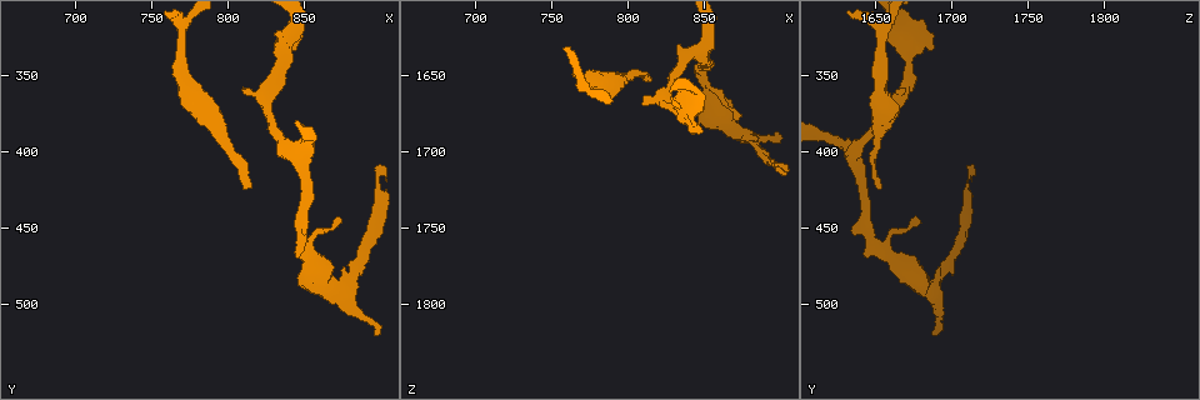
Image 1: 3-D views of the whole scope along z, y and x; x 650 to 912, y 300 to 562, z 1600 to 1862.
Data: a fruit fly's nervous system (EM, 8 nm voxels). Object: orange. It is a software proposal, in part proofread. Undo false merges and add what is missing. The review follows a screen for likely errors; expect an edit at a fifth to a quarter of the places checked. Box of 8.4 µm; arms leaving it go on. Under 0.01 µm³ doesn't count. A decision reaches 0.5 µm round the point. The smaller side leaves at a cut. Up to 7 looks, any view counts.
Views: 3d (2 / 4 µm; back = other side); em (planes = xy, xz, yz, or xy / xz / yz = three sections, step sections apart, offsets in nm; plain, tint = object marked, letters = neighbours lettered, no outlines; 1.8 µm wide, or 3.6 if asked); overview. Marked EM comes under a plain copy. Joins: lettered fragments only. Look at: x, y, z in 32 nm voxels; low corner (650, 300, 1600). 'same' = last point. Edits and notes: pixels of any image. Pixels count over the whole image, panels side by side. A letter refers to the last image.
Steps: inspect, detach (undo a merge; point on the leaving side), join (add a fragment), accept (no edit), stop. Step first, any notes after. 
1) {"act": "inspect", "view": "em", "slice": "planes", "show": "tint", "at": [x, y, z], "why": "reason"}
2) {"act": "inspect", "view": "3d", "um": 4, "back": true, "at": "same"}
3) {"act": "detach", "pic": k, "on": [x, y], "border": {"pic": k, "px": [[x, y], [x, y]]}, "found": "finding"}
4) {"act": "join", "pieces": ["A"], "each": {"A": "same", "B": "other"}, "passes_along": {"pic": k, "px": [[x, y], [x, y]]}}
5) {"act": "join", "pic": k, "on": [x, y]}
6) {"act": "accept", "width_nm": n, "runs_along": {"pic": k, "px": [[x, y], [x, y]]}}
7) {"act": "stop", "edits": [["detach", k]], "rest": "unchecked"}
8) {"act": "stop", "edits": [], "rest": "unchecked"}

{"act": "inspect", "view": "3d", "um": 4, "at": [858, 476, 1670], "why": "thick turns thin"}

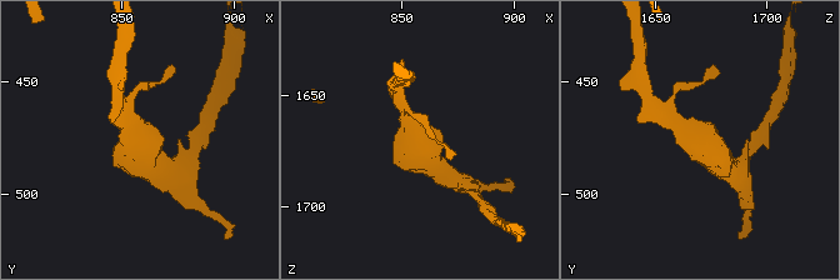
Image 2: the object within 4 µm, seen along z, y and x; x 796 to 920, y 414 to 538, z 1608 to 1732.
{"act": "inspect", "view": "em", "um": 3.6, "slice": "xy", "step": 8, "show": "tint", "at": [859, 476, 1670], "arms": 3}

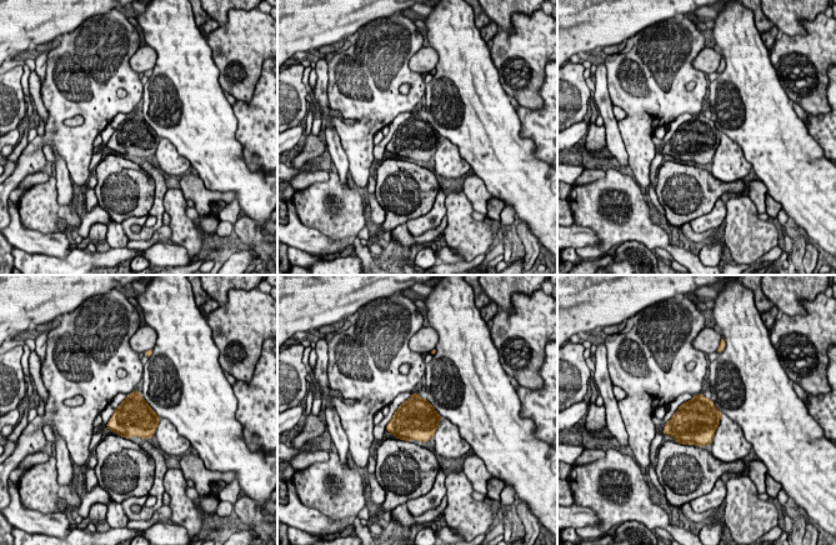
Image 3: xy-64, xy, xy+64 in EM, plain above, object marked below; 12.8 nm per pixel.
{"act": "inspect", "view": "em", "um": 3.6, "slice": "planes", "show": "letters", "at": "same", "why": "cut it another way"}

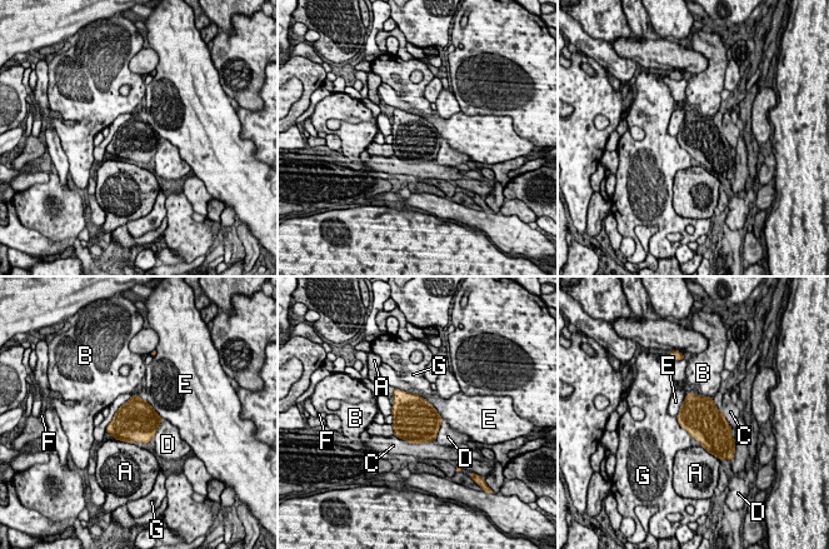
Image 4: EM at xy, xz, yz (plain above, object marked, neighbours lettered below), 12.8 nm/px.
{"act": "accept", "each": {"A": "other", "B": "other", "C": "other", "D": "other", "E": "other", "F": "other", "G": "other"}, "border": {"pic": 4, "px": [[417, 394], [422, 395], [443, 419]]}, "found": "continuous, no second neuron"}

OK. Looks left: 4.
{"act": "inspect", "view": "3d", "um": 4, "at": [810, 422, 1650], "why": "an open end"}

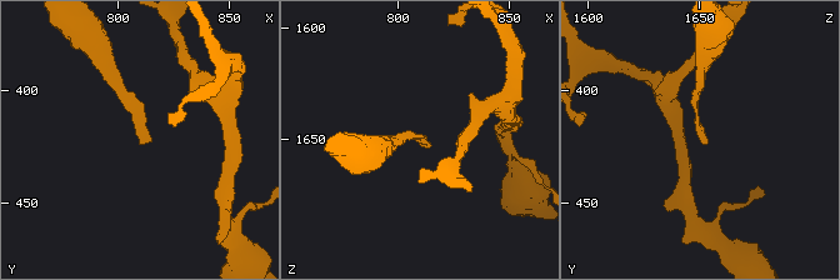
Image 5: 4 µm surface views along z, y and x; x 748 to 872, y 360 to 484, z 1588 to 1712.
{"act": "inspect", "view": "em", "slice": "planes", "show": "letters", "at": [809, 424, 1652], "why": "now the EM"}

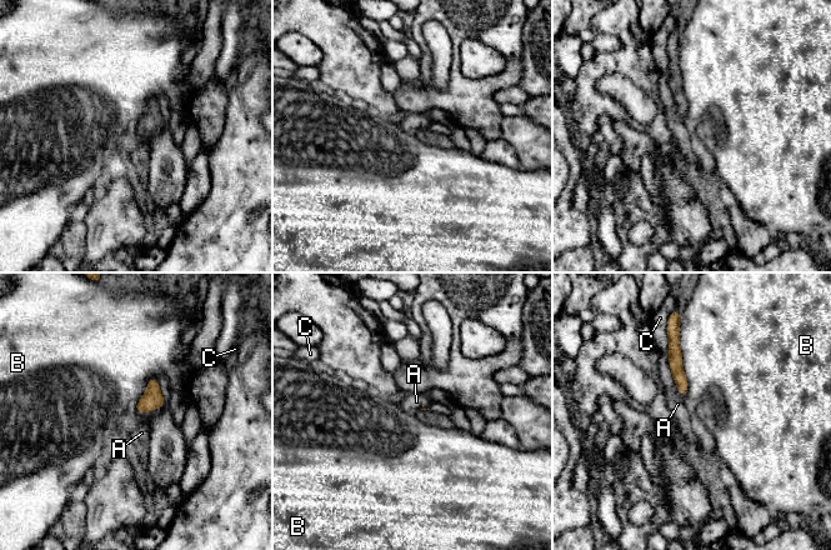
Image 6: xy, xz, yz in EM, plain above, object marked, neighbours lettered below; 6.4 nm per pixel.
{"act": "join", "pieces": ["A"], "each": {"A": "same", "B": "other", "C": "other"}, "passes_along": {"pic": 6, "px": [[675, 354], [672, 375], [677, 404]]}, "found": "it goes on there"}

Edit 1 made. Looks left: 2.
{"act": "inspect", "view": "em", "slice": "planes", "show": "letters", "at": [842, 334, 1688], "why": "an open end"}

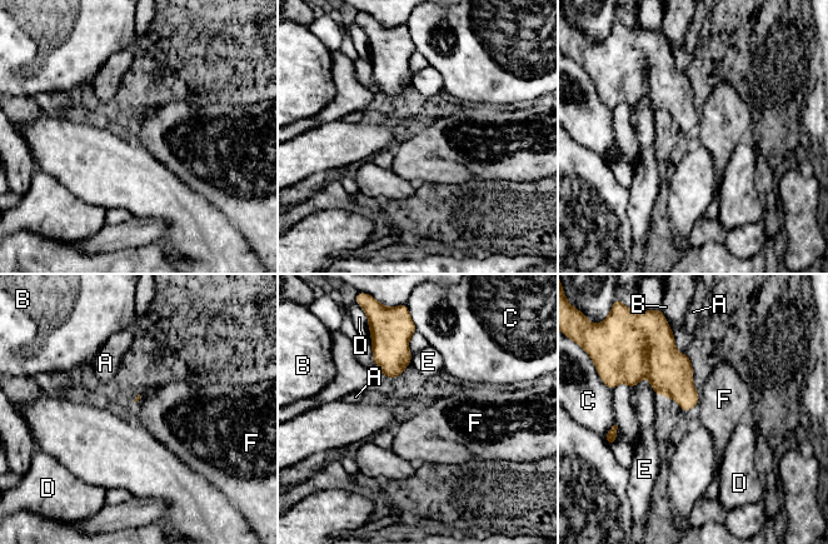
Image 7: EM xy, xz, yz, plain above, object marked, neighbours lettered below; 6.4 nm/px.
{"act": "accept", "each": {"A": "other", "B": "other", "C": "other", "D": "other", "E": "other", "F": "other"}, "found": "none of them fits"}

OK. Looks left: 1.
{"act": "stop", "edits": [["join", 6]], "rest": "unchecked"}

